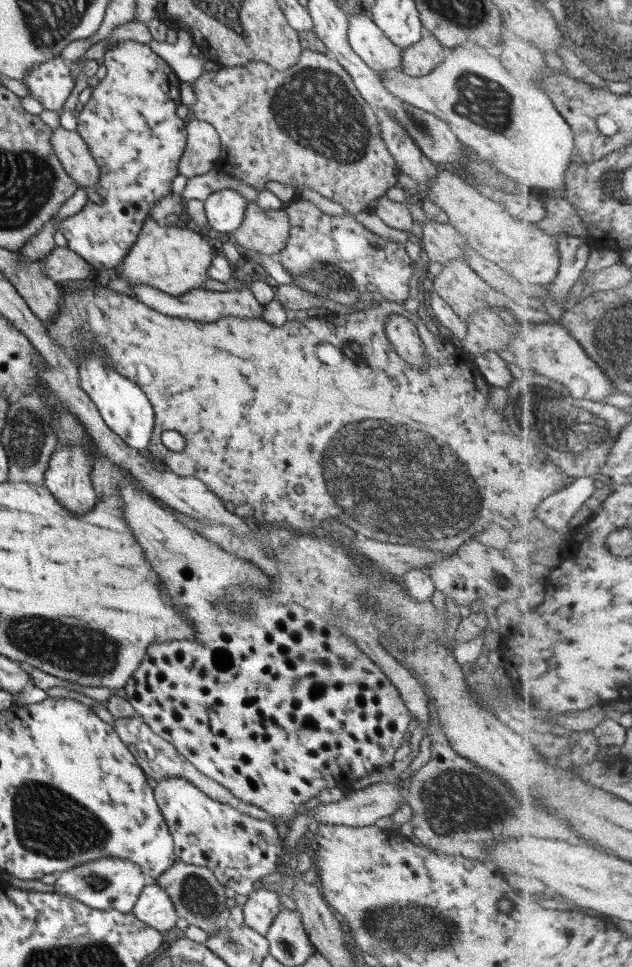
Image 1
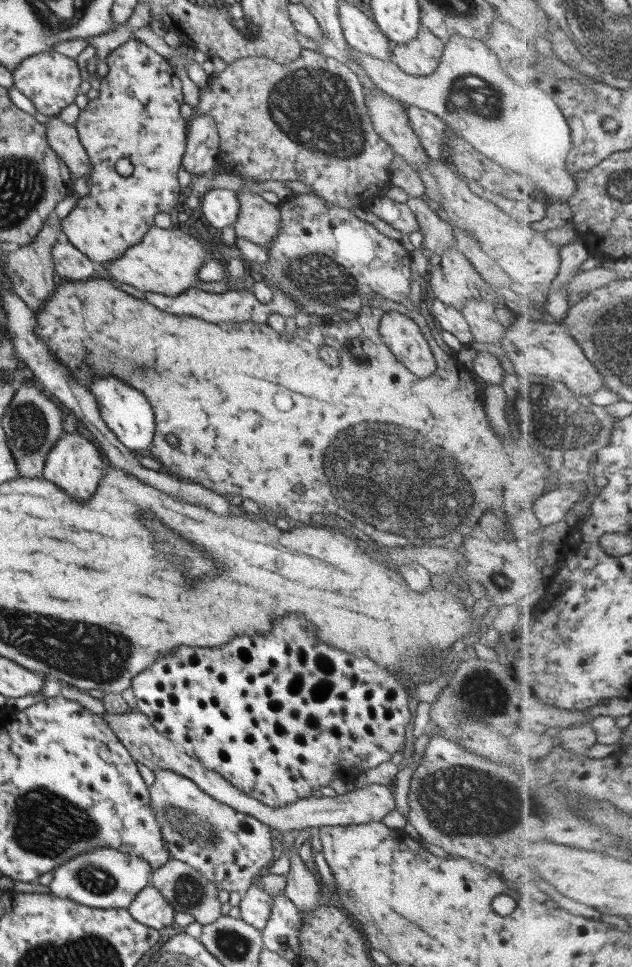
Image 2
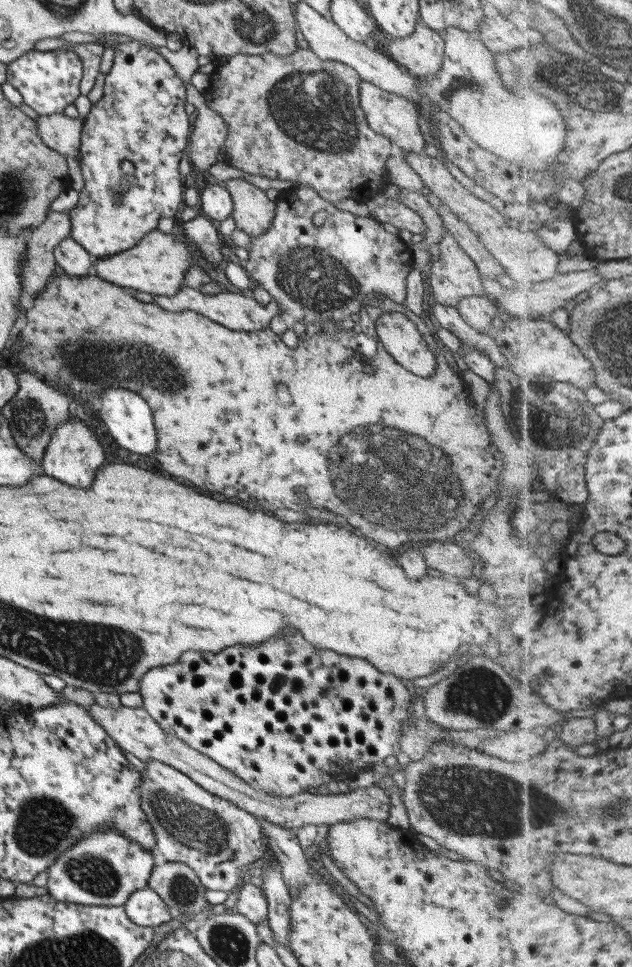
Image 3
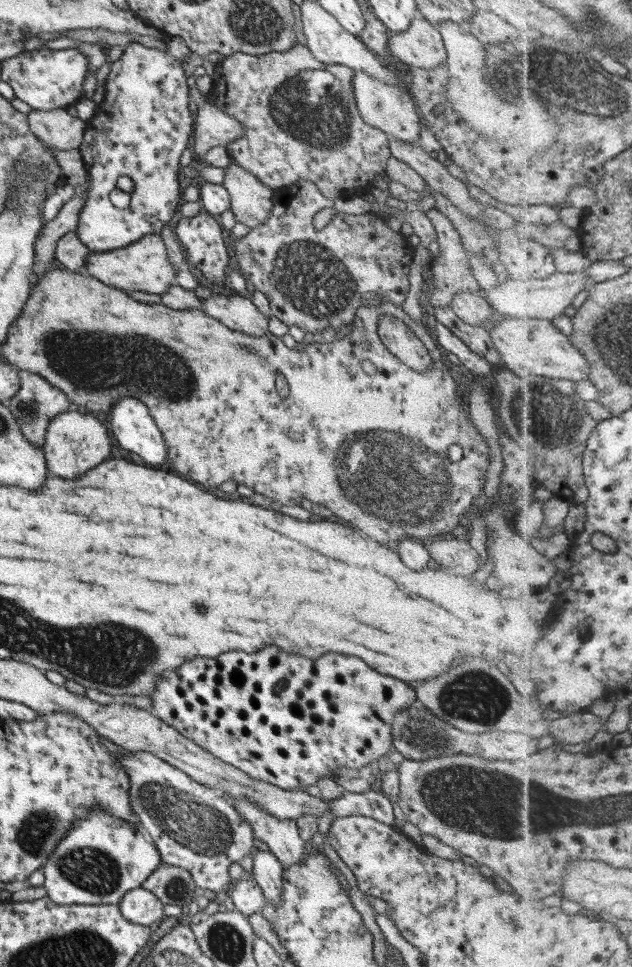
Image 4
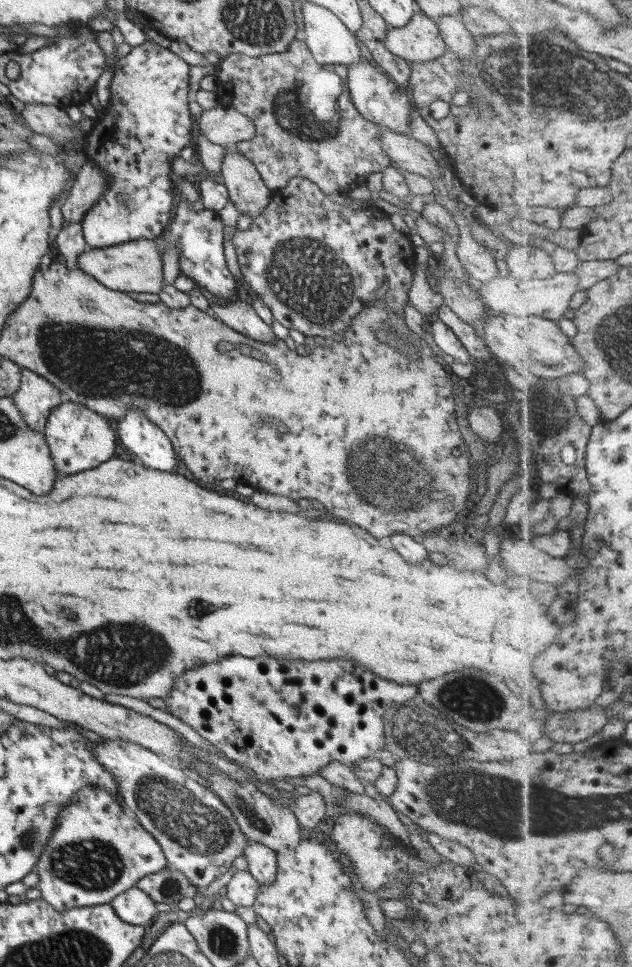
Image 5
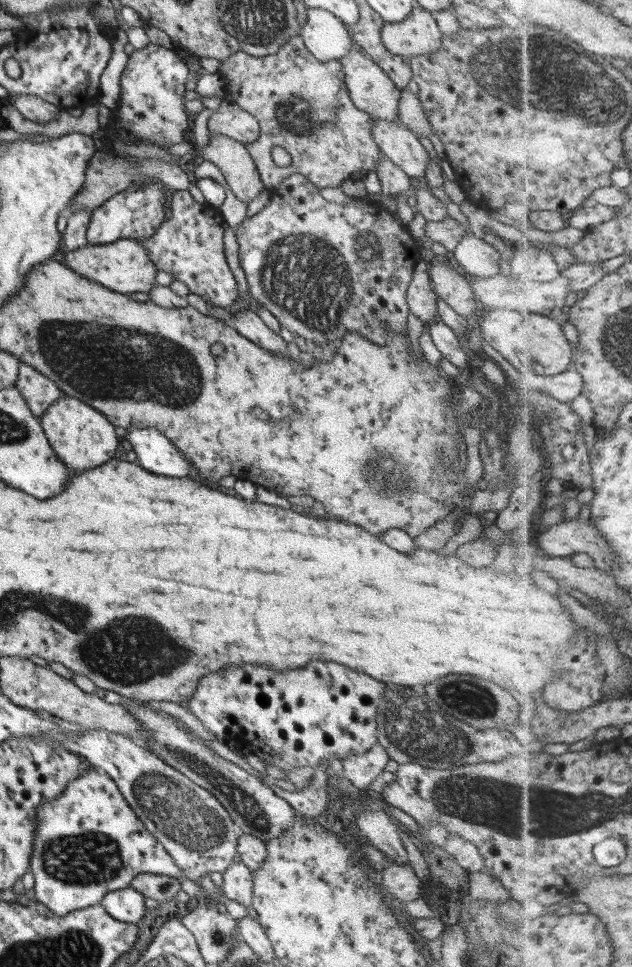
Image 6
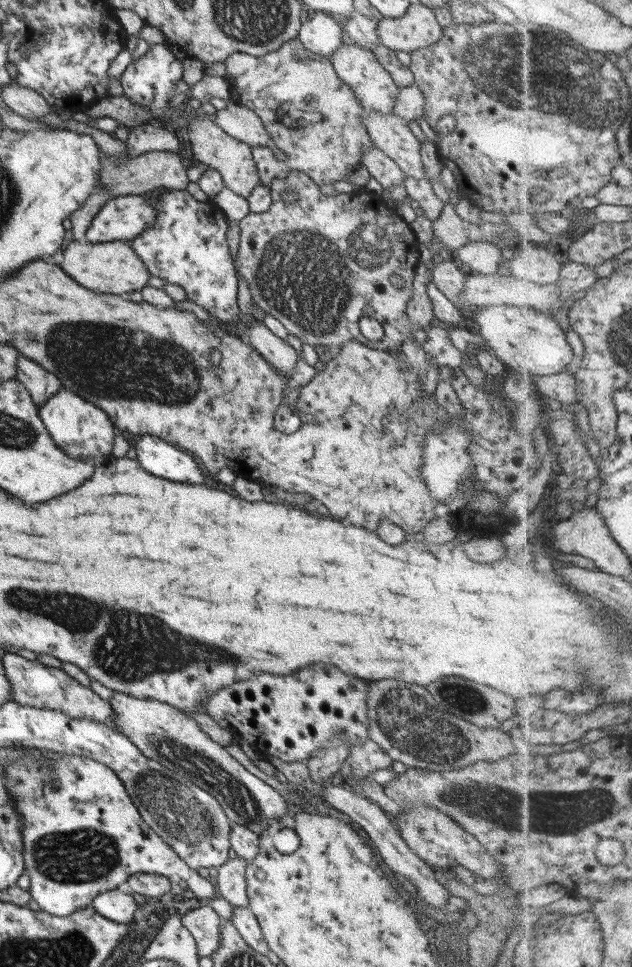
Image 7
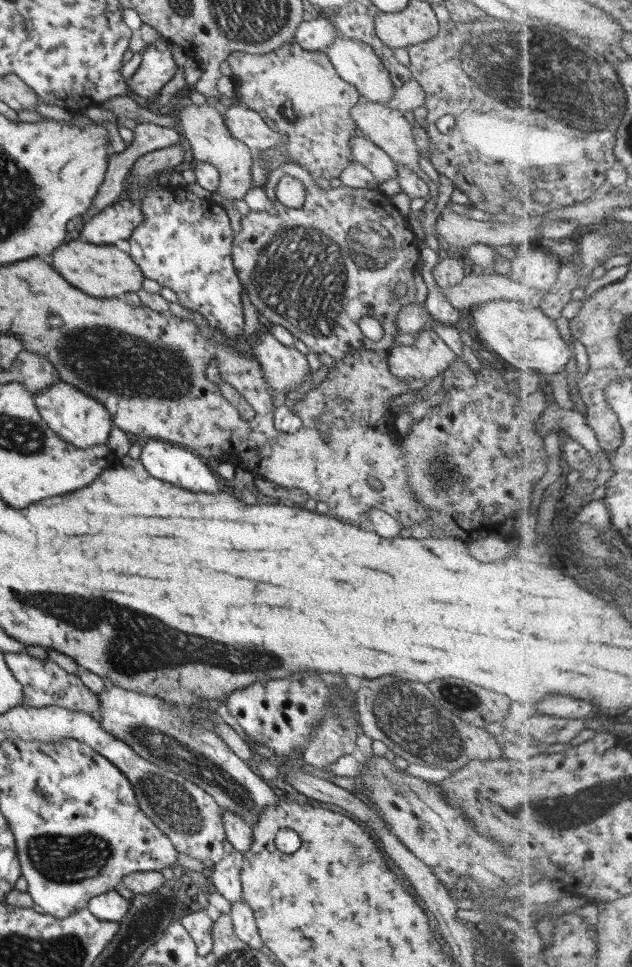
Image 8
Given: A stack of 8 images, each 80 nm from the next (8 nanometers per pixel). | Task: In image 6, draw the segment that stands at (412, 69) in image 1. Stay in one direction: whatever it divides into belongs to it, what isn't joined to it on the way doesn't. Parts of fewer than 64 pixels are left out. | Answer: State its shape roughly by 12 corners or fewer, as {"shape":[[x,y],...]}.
{"shape":[[415,4],[401,22],[385,22],[380,39],[394,55],[435,52],[442,34]]}

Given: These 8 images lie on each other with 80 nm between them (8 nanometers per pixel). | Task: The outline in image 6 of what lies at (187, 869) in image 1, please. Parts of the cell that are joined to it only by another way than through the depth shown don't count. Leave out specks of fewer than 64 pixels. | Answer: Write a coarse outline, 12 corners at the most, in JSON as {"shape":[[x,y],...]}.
{"shape":[[141,873],[130,887],[164,902],[179,892],[178,878]]}

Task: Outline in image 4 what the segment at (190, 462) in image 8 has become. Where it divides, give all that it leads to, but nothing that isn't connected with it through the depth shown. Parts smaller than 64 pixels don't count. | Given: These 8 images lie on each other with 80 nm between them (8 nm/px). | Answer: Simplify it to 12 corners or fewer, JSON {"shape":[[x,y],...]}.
{"shape":[[121,397],[108,410],[113,438],[143,464],[166,468],[167,448],[145,404]]}

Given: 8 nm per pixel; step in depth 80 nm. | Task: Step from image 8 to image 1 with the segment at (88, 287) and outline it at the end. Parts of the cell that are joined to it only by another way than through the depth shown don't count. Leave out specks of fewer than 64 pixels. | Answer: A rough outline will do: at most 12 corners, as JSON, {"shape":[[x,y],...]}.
{"shape":[[147,216],[117,268],[177,297],[203,287],[211,244]]}

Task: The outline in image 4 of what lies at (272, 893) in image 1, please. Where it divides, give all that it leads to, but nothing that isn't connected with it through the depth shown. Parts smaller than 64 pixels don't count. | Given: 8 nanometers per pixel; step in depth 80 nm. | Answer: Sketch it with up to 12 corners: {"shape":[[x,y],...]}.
{"shape":[[245,875],[225,895],[245,917],[261,913],[266,902],[259,885]]}

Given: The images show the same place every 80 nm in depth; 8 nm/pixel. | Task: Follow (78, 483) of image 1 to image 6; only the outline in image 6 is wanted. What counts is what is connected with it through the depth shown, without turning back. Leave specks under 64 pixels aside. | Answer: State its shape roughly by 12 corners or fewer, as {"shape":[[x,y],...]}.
{"shape":[[62,395],[38,421],[69,470],[92,469],[118,445],[105,415]]}

